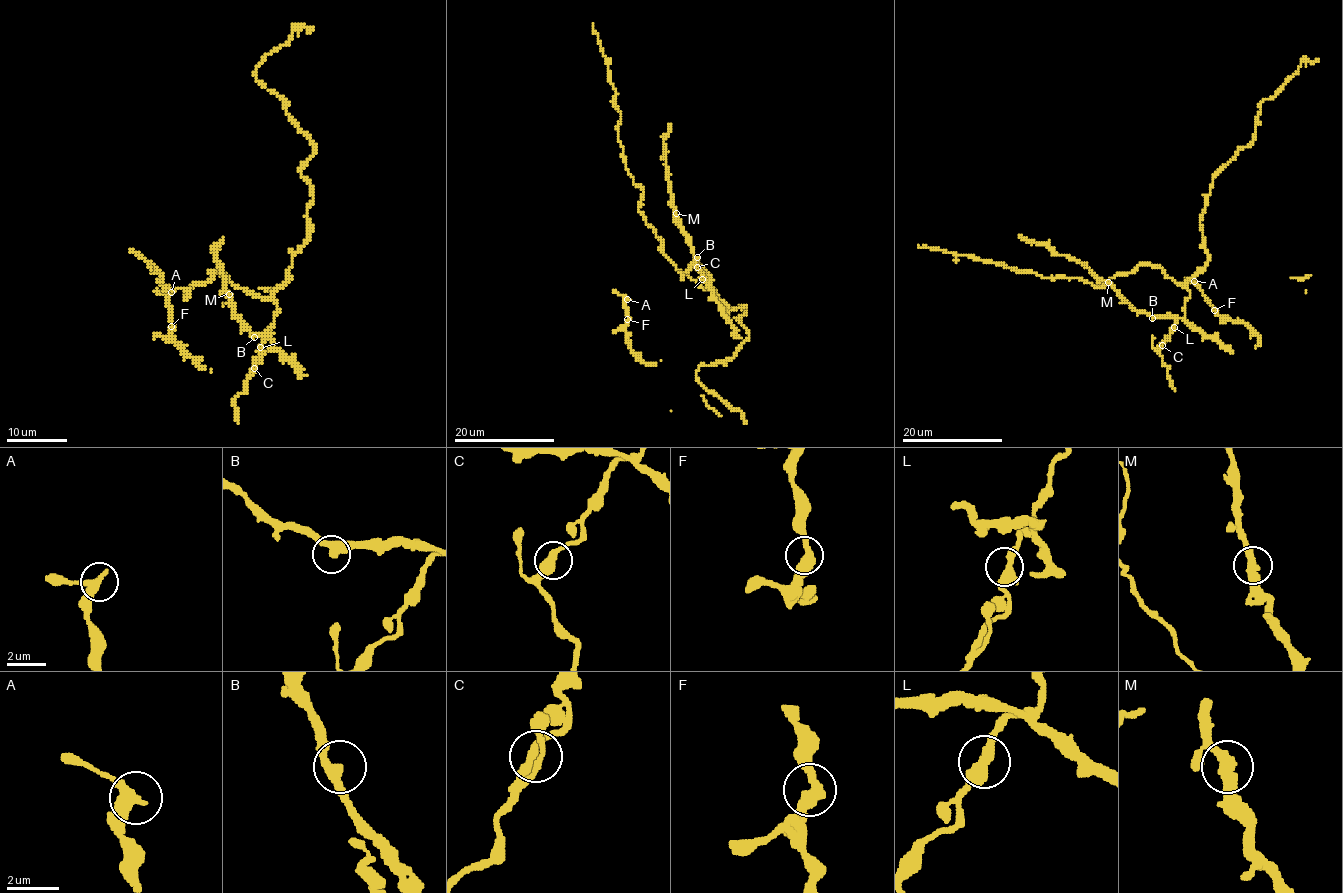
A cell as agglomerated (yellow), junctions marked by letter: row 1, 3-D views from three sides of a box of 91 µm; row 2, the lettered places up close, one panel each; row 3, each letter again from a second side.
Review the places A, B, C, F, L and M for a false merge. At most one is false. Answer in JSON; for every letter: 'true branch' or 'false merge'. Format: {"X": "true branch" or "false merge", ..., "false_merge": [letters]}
{"A": "true branch", "B": "true branch", "C": "true branch", "F": "true branch", "L": "true branch", "M": "true branch", "false_merge": []}

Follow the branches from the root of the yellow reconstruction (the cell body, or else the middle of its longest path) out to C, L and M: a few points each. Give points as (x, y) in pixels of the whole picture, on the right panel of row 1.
C: (1189, 279), (1185, 283), (1189, 297), (1185, 301), (1184, 316), (1178, 320), (1162, 345)
L: (1189, 279), (1185, 283), (1189, 291), (1185, 312), (1174, 327)
M: (1189, 279), (1185, 283), (1189, 297), (1183, 317), (1152, 316), (1134, 310), (1107, 282)

